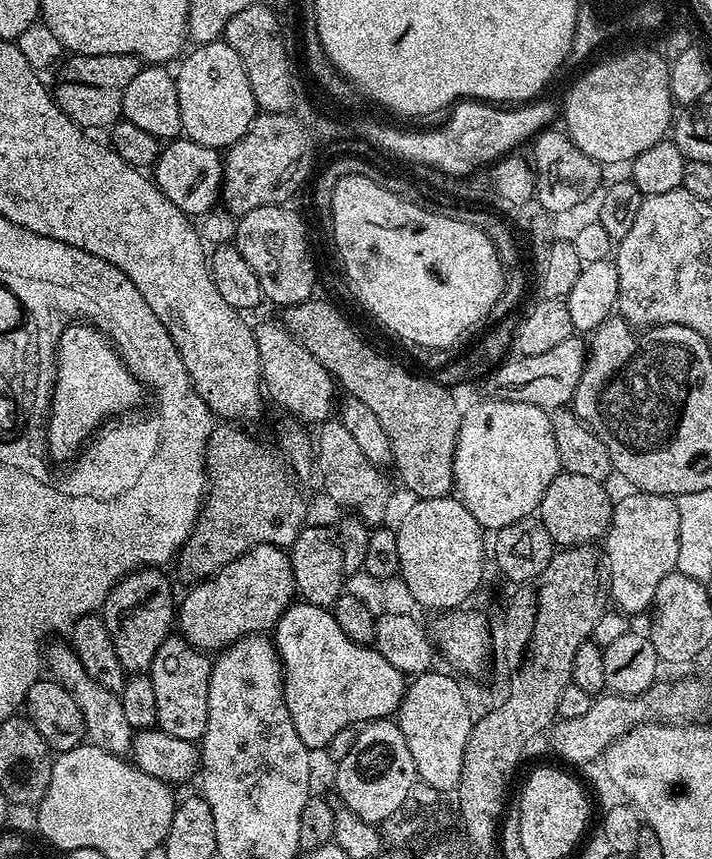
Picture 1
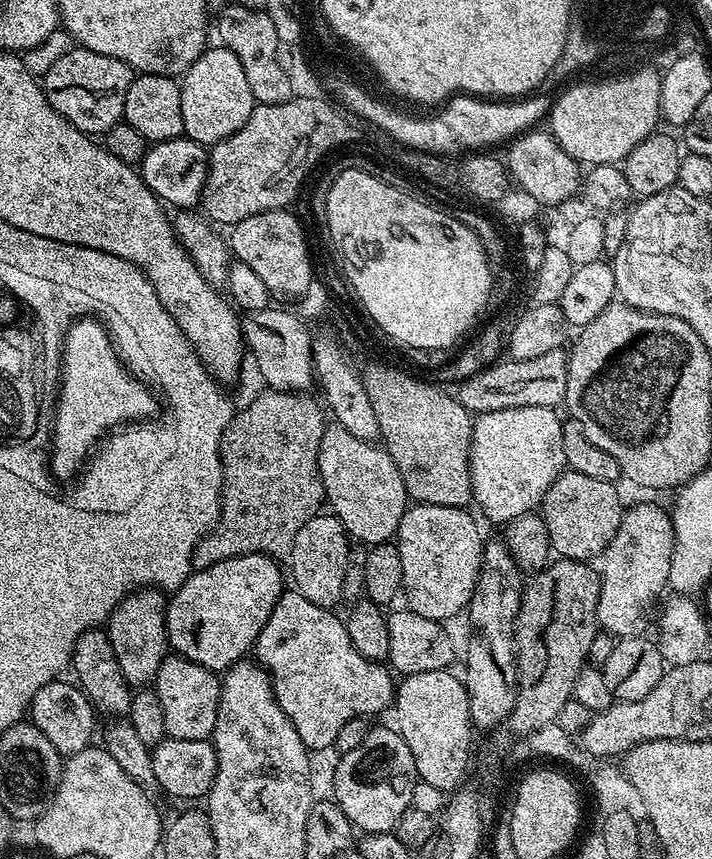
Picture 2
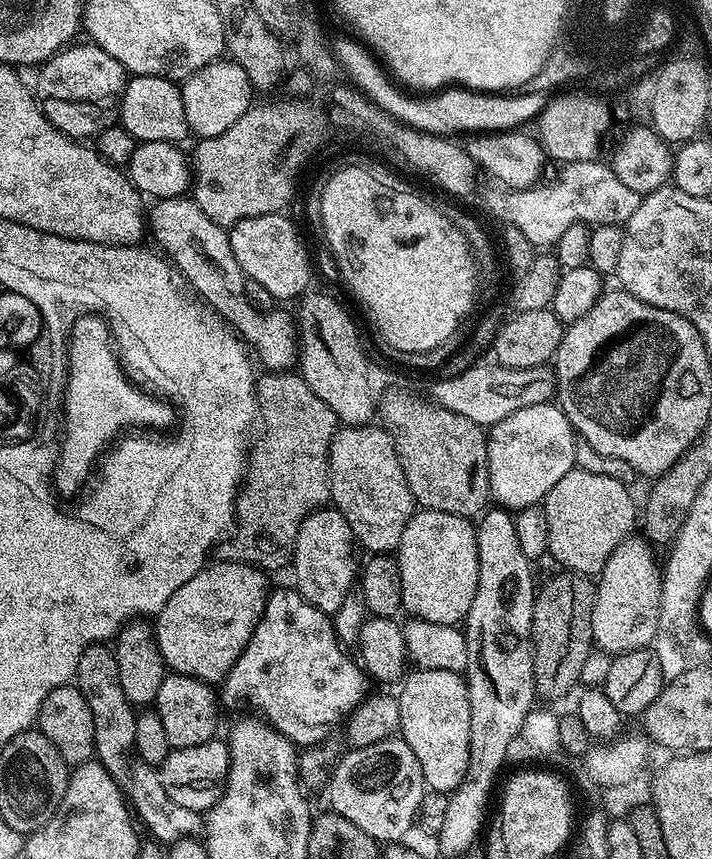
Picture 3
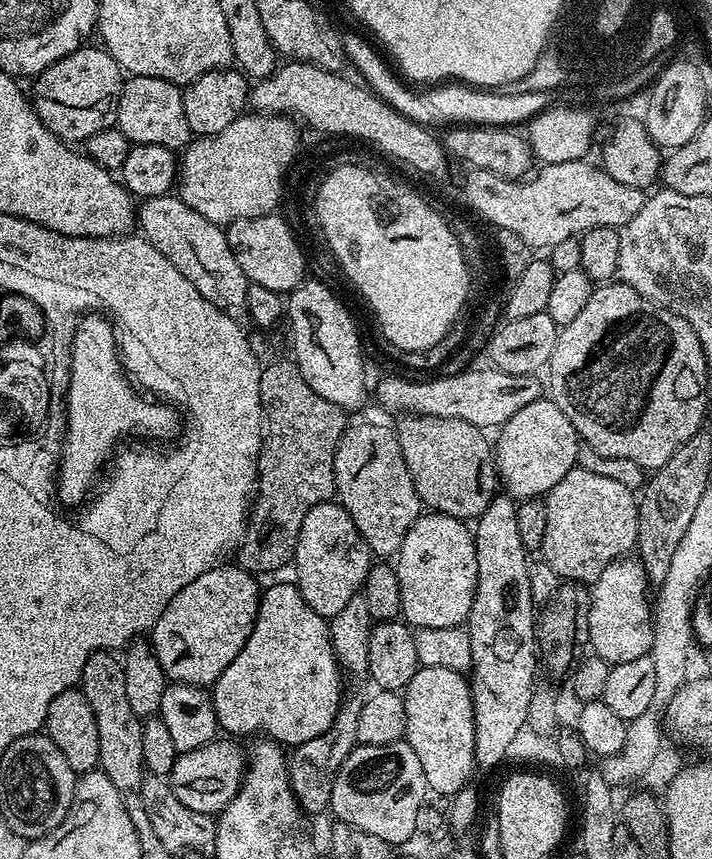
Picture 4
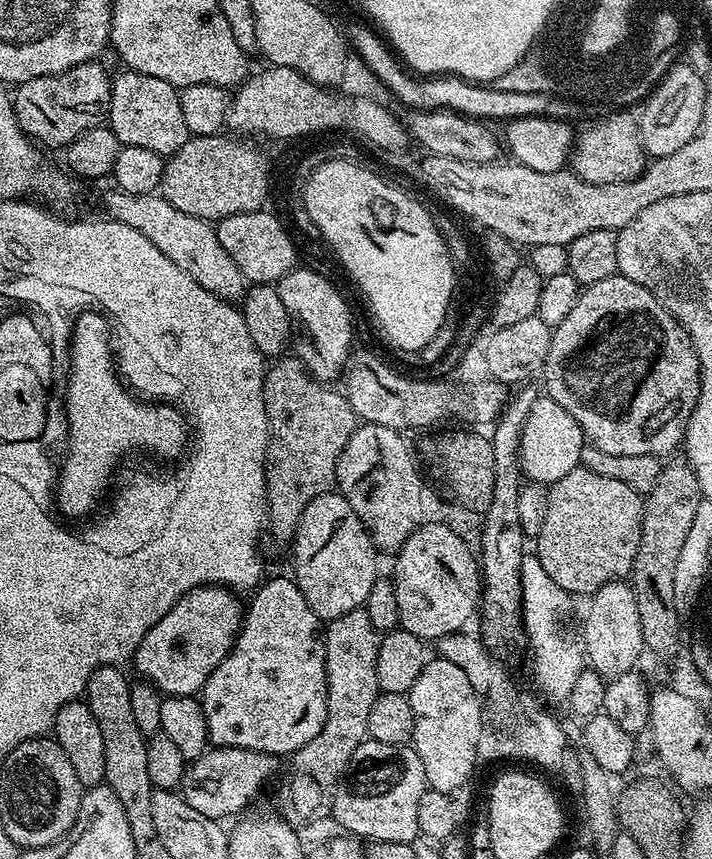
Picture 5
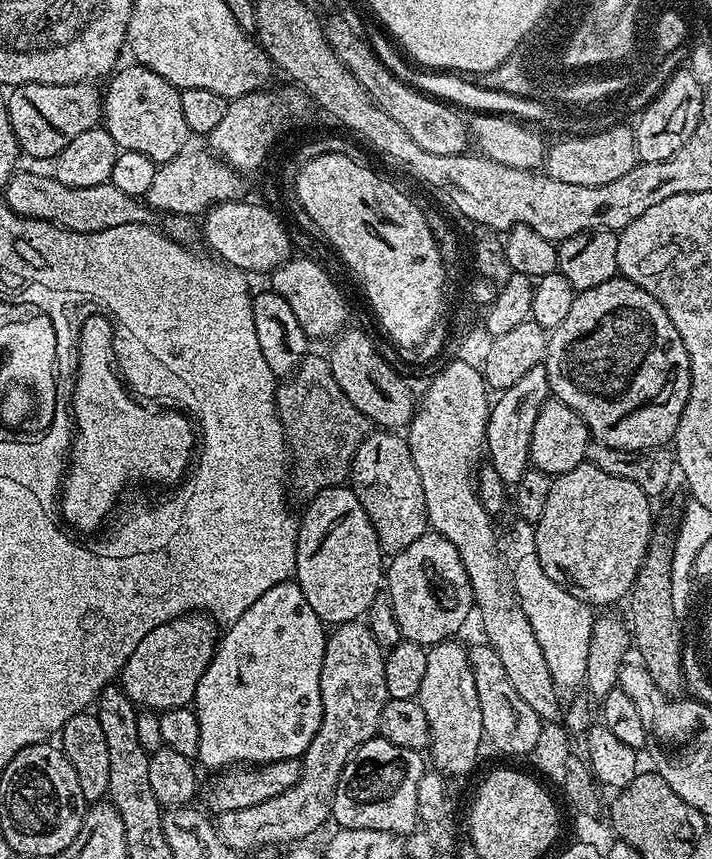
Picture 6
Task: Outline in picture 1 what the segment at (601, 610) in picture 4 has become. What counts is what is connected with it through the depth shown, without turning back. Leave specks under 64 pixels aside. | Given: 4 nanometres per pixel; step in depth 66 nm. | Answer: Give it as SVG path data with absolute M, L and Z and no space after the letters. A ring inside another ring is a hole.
M635 490L629 493L615 501L602 552L606 557L611 603L624 614L647 613L653 607L658 584L676 571L680 545L678 506L671 496Z

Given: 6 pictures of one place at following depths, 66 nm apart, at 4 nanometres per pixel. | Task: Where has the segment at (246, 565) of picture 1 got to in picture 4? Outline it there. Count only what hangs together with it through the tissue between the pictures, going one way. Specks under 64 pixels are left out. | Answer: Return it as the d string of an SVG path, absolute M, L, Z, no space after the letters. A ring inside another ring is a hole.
M228 563L206 570L206 574L198 574L190 586L182 586L182 590L170 598L166 610L162 610L158 622L150 630L152 649L169 681L211 686L222 674L222 670L226 670L226 666L238 658L238 650L246 646L246 638L250 638L250 630L258 614L262 584L256 581L259 579L247 568Z

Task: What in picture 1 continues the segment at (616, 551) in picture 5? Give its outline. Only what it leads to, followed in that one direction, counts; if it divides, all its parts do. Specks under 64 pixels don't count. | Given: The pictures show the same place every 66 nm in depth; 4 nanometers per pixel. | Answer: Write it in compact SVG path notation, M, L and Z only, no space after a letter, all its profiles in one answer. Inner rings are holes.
M561 470L546 486L538 509L538 518L546 526L553 545L560 548L578 548L591 545L605 535L612 521L613 497L608 497L605 485L594 478Z

